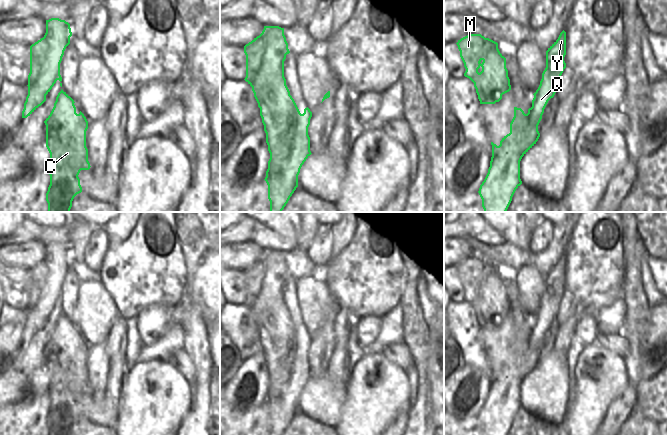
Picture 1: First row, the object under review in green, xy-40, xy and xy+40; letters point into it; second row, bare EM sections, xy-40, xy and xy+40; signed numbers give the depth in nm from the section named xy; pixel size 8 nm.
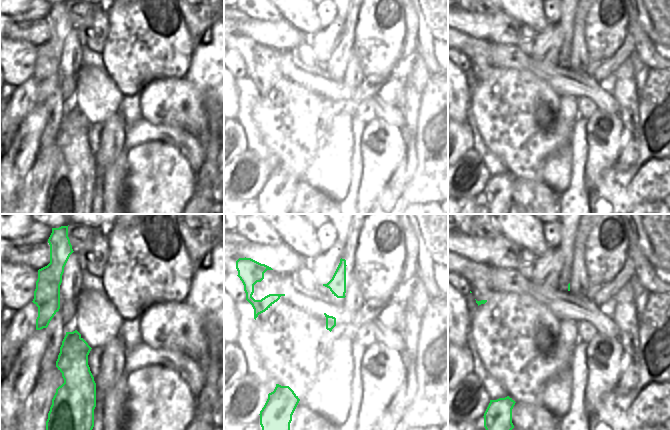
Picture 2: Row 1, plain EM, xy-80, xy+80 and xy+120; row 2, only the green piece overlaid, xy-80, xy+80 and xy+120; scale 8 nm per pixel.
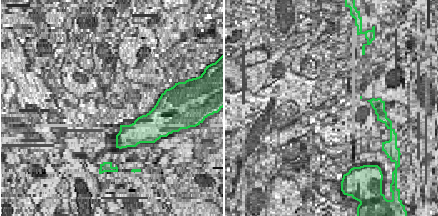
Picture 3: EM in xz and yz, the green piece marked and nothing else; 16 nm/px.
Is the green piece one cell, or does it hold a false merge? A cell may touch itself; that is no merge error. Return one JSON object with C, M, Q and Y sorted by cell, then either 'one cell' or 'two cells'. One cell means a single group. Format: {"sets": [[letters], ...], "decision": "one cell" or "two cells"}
{"sets": [["C", "Q", "Y"], ["M"]], "decision": "two cells"}

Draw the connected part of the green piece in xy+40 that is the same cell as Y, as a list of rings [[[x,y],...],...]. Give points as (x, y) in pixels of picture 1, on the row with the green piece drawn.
[[[566,32],[546,51],[546,68],[536,92],[532,107],[525,114],[514,107],[510,133],[502,138],[500,145],[493,142],[488,173],[480,185],[479,195],[484,212],[506,212],[516,189],[522,184],[520,161],[540,137],[538,125],[548,101],[558,90],[558,81],[566,68]]]

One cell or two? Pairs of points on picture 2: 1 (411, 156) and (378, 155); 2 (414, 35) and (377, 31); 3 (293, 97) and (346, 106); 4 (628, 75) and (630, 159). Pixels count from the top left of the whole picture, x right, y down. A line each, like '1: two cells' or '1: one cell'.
1: two cells
2: two cells
3: two cells
4: one cell

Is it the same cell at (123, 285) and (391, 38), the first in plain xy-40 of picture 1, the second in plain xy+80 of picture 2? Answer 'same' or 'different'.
same

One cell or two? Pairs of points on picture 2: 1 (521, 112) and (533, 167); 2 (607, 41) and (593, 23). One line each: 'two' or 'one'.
1: one
2: one

